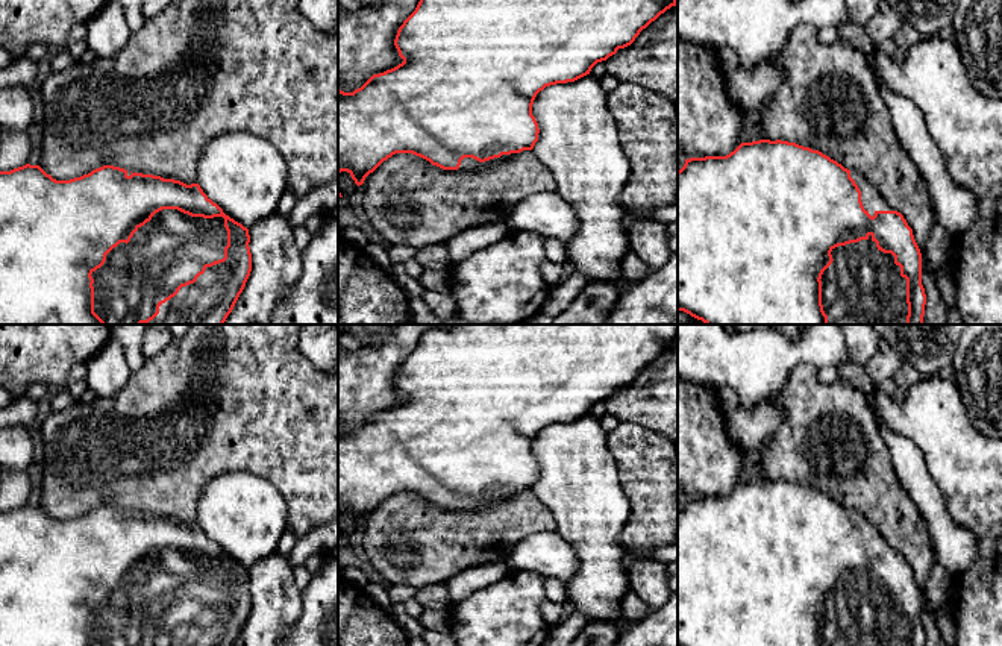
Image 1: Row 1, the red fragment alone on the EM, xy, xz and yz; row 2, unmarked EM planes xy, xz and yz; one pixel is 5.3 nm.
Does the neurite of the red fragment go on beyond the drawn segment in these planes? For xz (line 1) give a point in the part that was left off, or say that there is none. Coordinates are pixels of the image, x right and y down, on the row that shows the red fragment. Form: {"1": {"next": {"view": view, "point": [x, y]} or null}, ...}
{"1": {"next": {"view": "xz", "point": [467, 163]}}}

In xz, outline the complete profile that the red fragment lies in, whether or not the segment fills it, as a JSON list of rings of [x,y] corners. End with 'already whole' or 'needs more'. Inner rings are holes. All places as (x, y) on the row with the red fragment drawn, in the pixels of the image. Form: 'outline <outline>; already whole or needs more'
outline [[[420,0],[415,11],[399,27],[394,39],[403,62],[373,74],[353,93],[338,89],[338,197],[343,197],[340,193],[341,171],[347,171],[359,187],[370,173],[396,153],[412,153],[443,170],[479,170],[485,161],[532,150],[540,133],[538,123],[532,115],[537,94],[546,86],[575,82],[590,74],[597,62],[606,61],[618,49],[631,45],[643,29],[672,6],[676,6],[676,0]]]; needs more

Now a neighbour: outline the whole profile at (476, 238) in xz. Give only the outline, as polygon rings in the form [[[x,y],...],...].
[[[506,221],[482,224],[459,232],[446,243],[450,265],[458,264],[478,250],[499,243],[509,234],[511,227]]]

